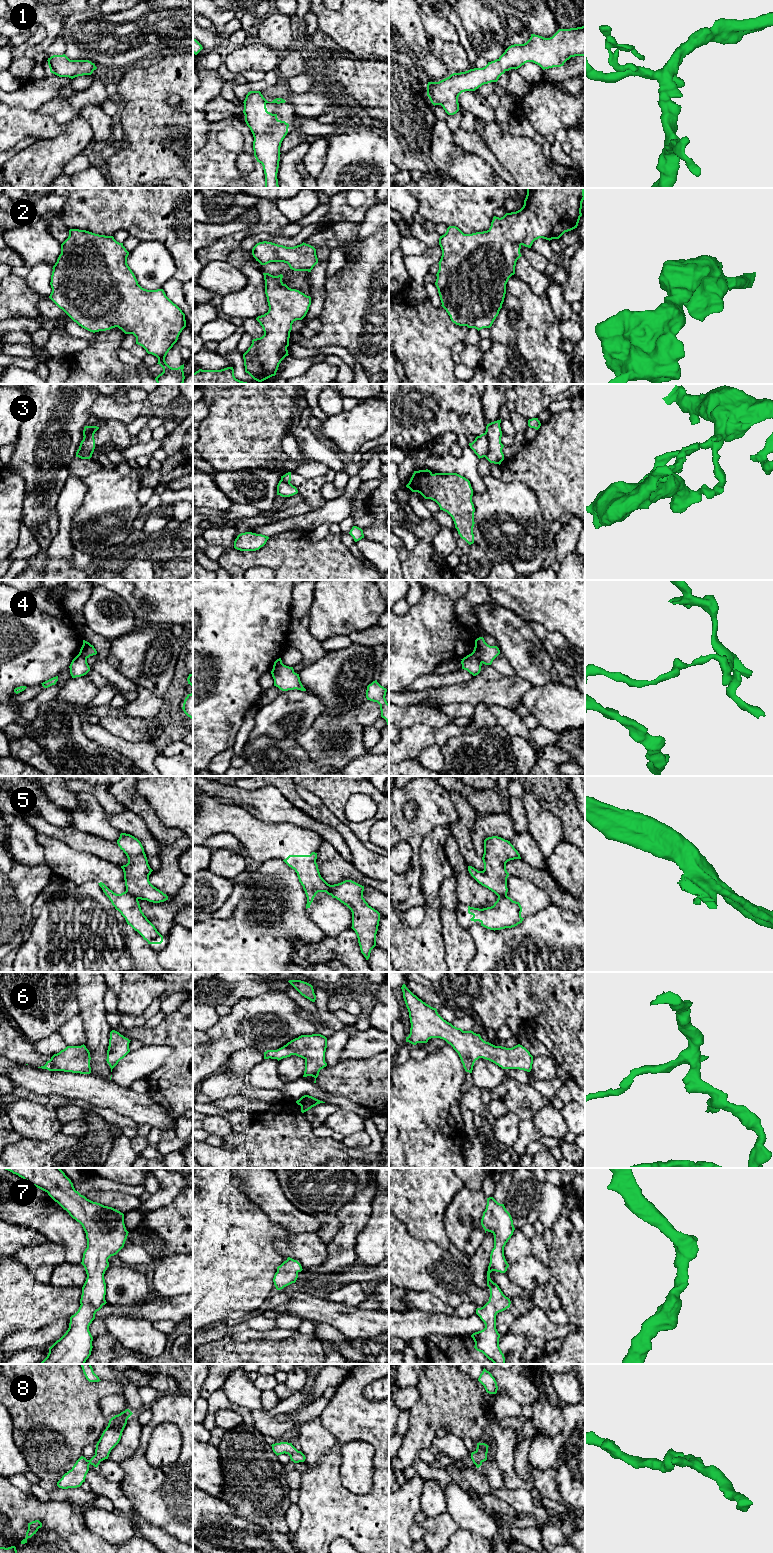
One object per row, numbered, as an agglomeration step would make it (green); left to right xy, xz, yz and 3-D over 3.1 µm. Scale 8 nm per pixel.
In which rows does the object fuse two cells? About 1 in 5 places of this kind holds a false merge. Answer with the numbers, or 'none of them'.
3, 4, 5

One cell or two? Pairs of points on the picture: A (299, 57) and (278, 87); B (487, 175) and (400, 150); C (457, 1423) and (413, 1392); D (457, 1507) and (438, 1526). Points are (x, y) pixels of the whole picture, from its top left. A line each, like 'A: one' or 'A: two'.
A: two
B: two
C: two
D: two

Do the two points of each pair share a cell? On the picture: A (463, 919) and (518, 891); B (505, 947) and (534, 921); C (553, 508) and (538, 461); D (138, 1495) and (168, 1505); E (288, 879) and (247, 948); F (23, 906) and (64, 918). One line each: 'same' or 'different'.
A: same
B: same
C: same
D: same
E: same
F: different

